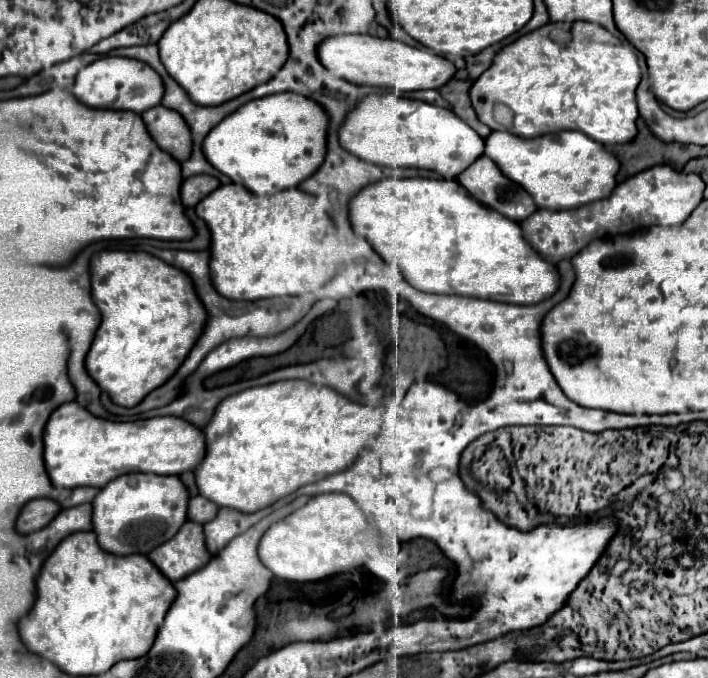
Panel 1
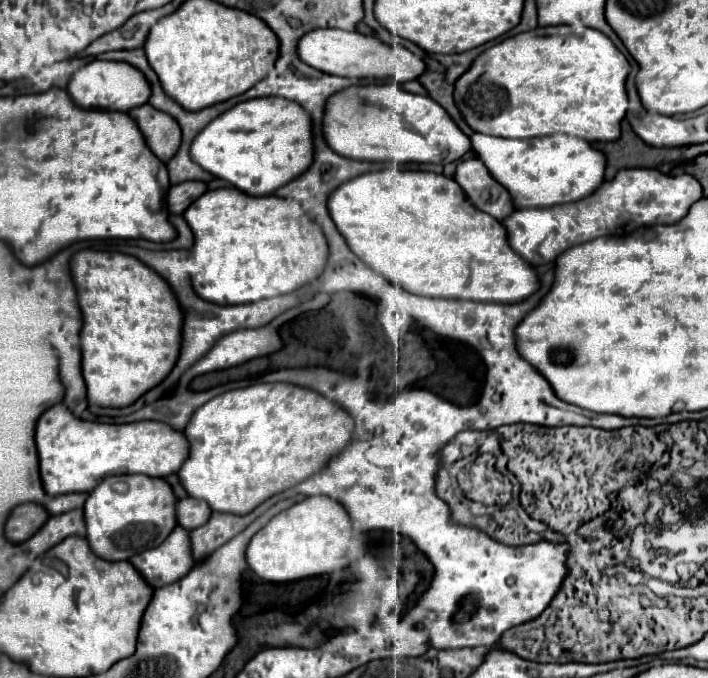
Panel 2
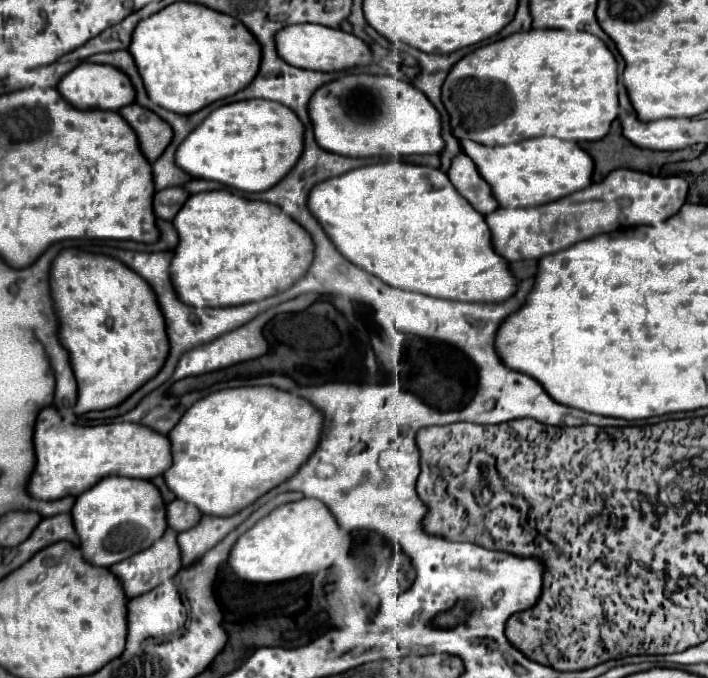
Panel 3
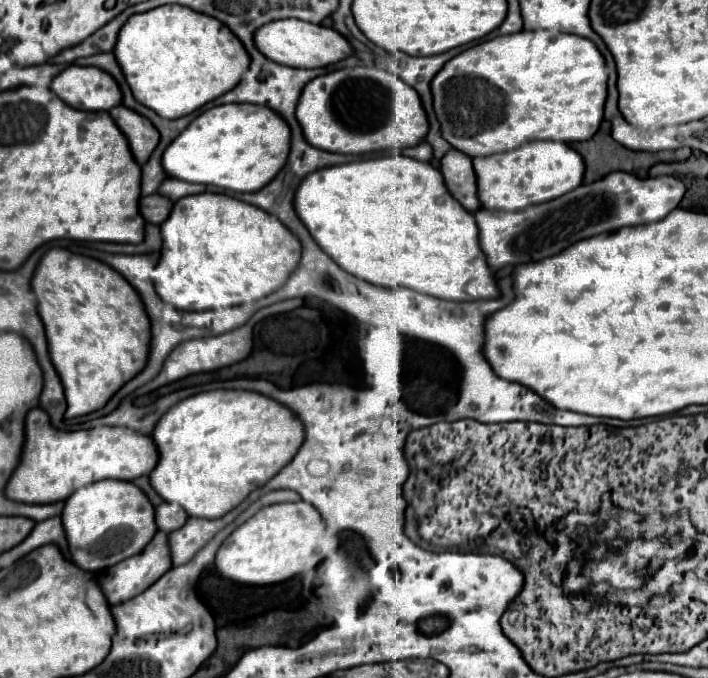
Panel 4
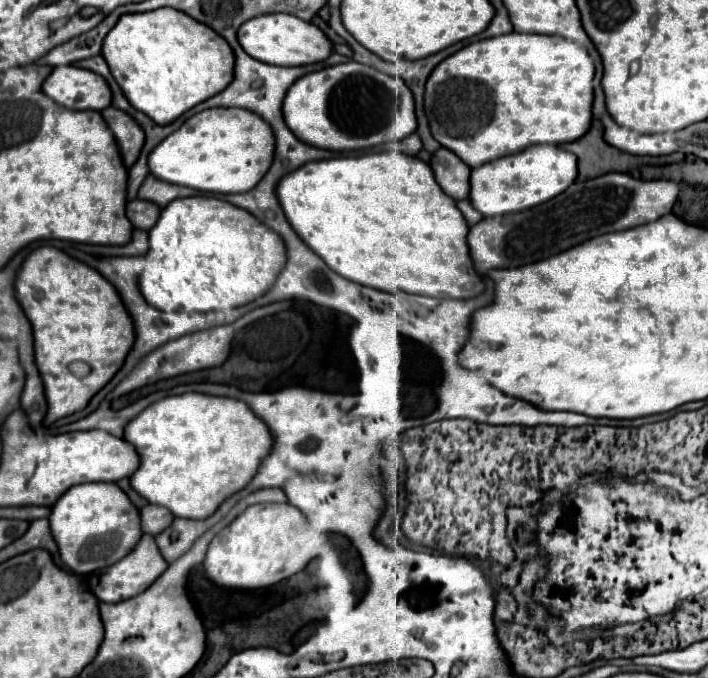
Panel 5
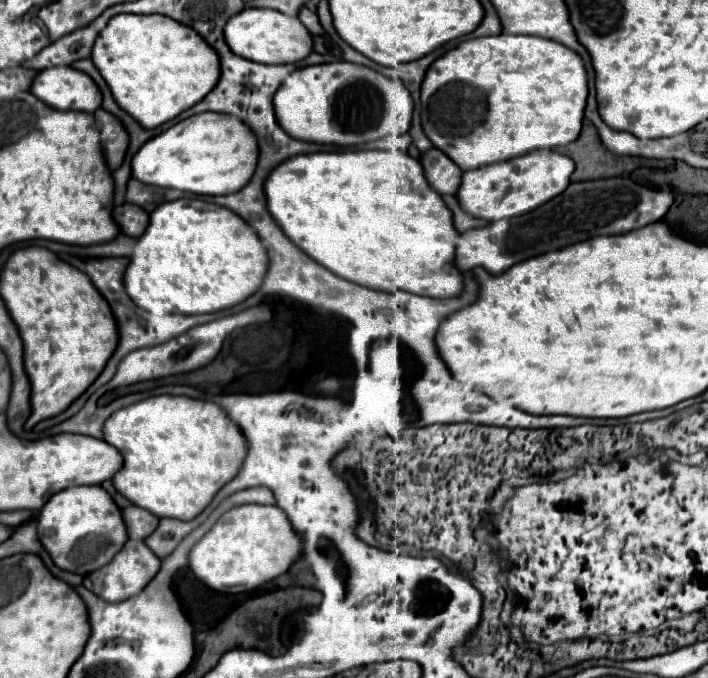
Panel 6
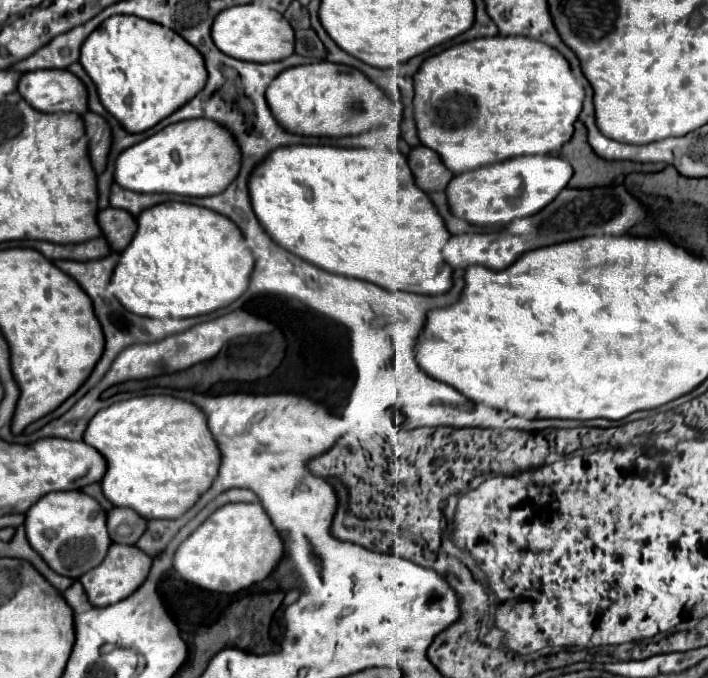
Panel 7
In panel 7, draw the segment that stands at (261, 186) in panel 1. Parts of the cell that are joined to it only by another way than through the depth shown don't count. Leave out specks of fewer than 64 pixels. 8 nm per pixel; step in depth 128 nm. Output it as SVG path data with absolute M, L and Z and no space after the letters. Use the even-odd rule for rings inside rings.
M184 120L162 128L150 138L126 148L114 162L114 182L126 190L138 194L178 194L178 196L214 196L222 192L240 170L240 152L236 152L236 144L232 144L232 136L224 132L212 120Z

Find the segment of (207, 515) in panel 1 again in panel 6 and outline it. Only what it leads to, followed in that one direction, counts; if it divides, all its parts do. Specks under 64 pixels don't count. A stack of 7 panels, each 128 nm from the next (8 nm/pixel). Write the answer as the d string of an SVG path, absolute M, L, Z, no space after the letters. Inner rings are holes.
M132 506L122 510L122 518L124 518L130 540L144 540L146 536L150 536L156 530L156 524L158 524L156 516L152 516L150 512L144 512L140 508L132 508Z

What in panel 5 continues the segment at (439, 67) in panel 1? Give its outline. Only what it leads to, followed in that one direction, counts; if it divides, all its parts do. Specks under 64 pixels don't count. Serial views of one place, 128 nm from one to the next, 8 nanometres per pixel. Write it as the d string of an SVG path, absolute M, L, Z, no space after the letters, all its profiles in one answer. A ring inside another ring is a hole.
M260 14L242 22L238 28L238 42L248 56L276 66L314 64L332 54L332 44L324 32L312 22L304 22L292 14Z

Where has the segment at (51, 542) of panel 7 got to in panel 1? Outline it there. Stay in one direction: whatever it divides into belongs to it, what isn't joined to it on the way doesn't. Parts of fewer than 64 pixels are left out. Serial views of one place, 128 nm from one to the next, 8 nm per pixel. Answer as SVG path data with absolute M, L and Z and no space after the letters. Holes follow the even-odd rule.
M124 474L108 482L92 500L92 530L102 550L116 556L146 554L168 542L186 522L188 492L178 476Z

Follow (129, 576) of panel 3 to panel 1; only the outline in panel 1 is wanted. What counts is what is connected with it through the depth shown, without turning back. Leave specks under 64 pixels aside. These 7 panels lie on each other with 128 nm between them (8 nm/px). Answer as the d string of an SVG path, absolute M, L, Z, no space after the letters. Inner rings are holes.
M196 522L184 524L172 540L158 546L148 558L172 582L200 570L210 560L208 550L204 548L202 526Z

